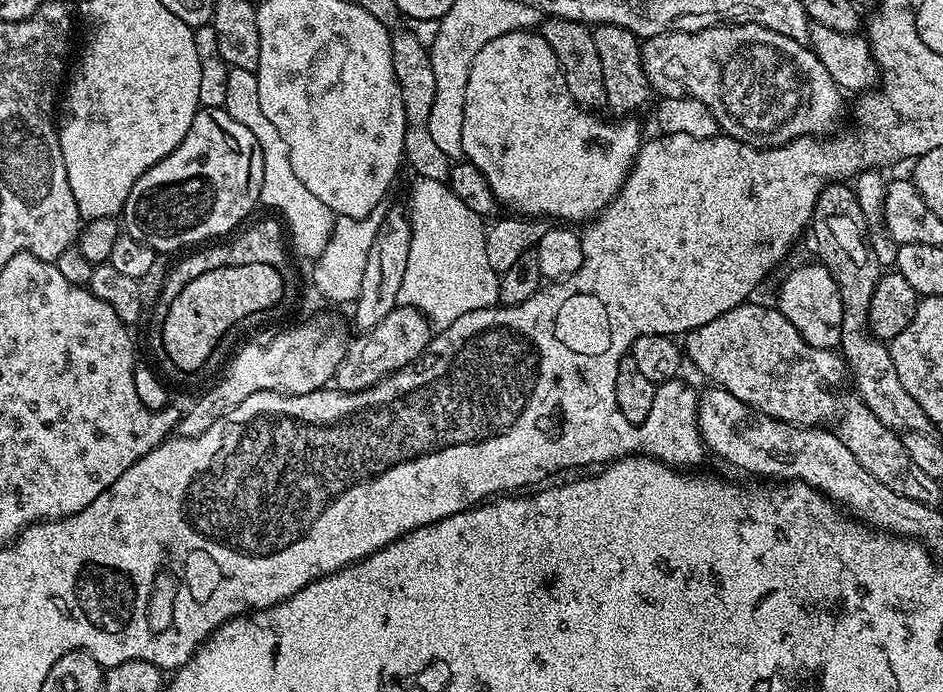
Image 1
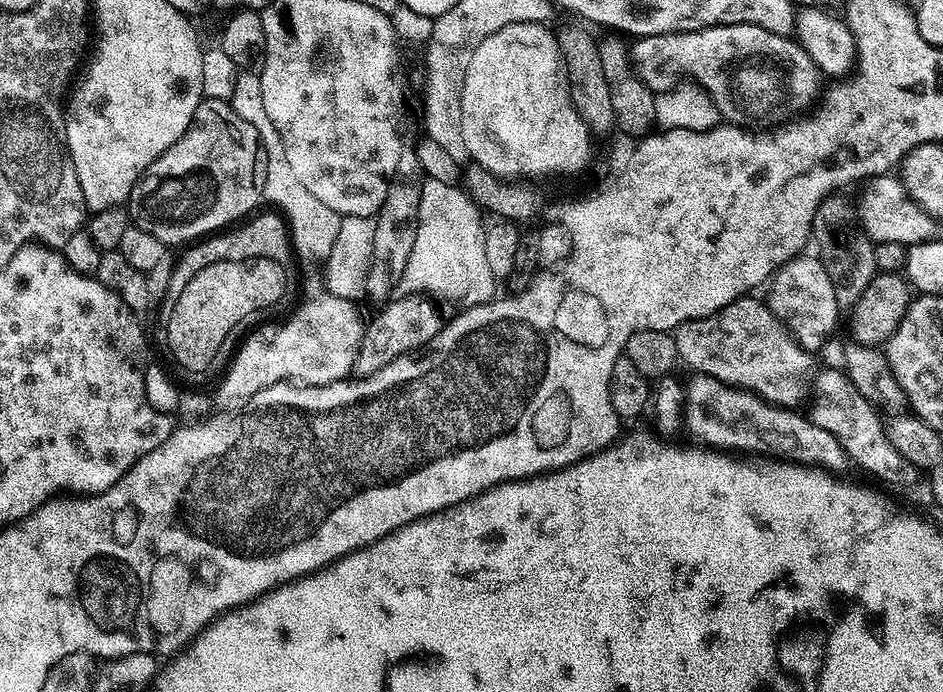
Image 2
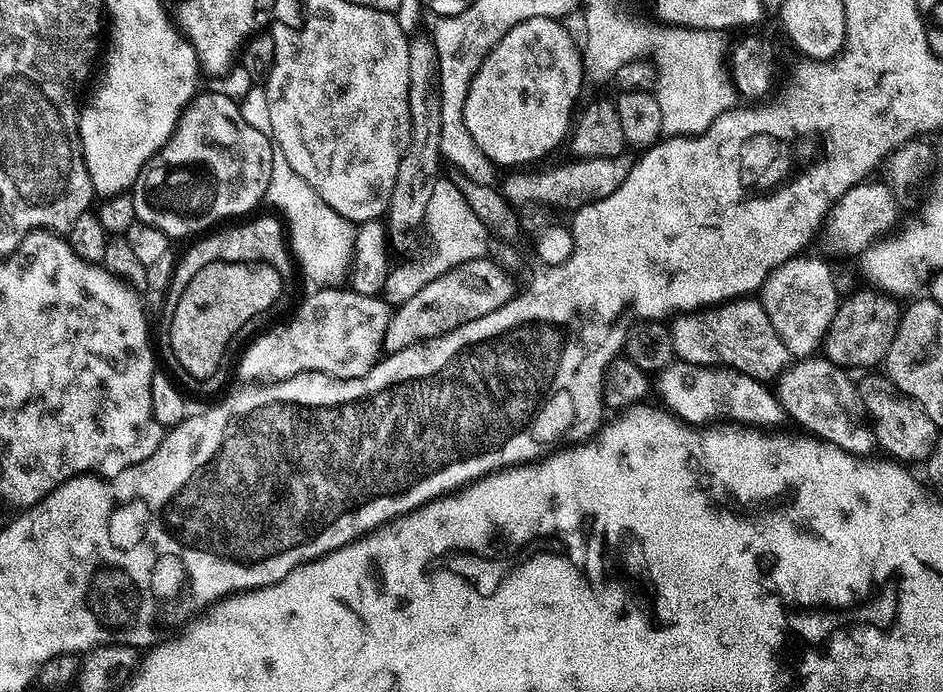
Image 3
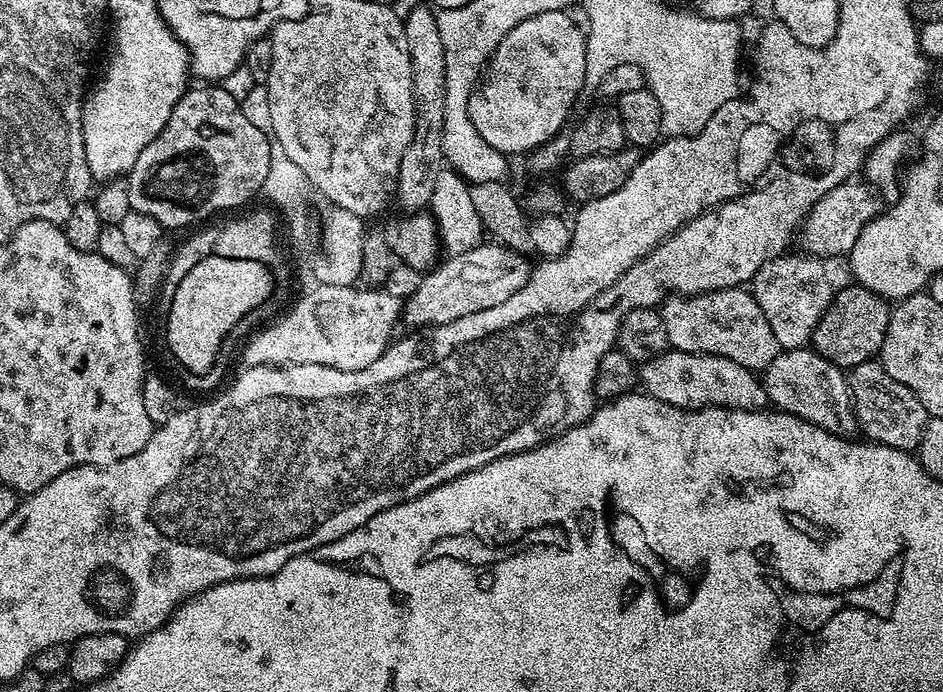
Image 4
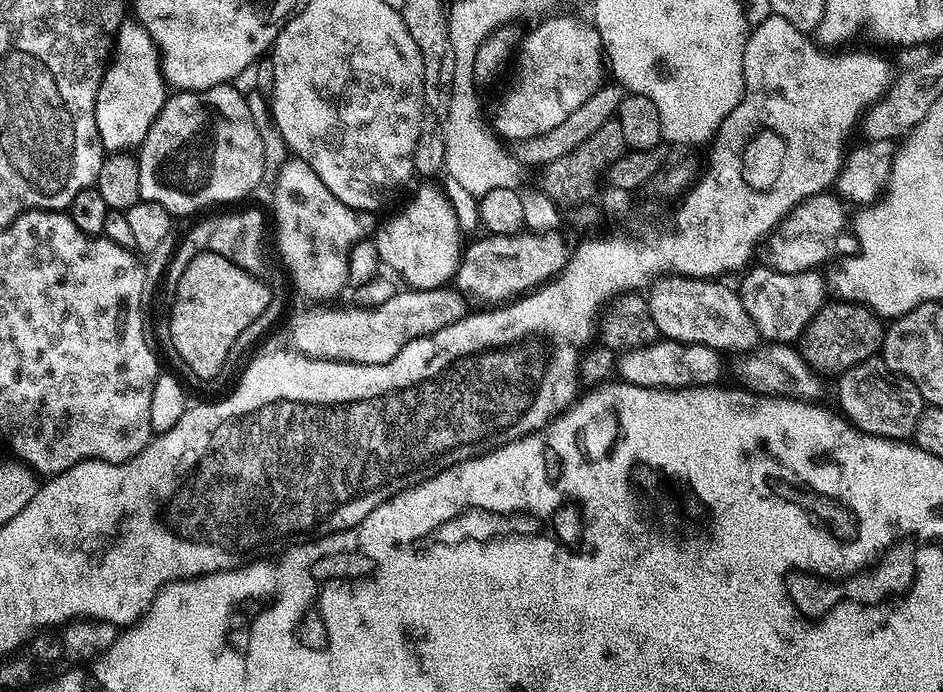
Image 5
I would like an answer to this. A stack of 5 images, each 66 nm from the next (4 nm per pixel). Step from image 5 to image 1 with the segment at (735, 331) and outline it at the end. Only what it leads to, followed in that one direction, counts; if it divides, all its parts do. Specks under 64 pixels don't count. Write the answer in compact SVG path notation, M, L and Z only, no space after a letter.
M745 302L718 314L714 322L698 326L687 333L682 340L682 351L689 365L693 364L702 375L717 388L725 388L734 398L746 402L754 410L775 420L801 426L820 426L832 412L836 400L828 387L845 379L846 365L835 351L826 348L812 348L804 341L802 334L790 326L780 313L779 307L767 308L764 304Z

